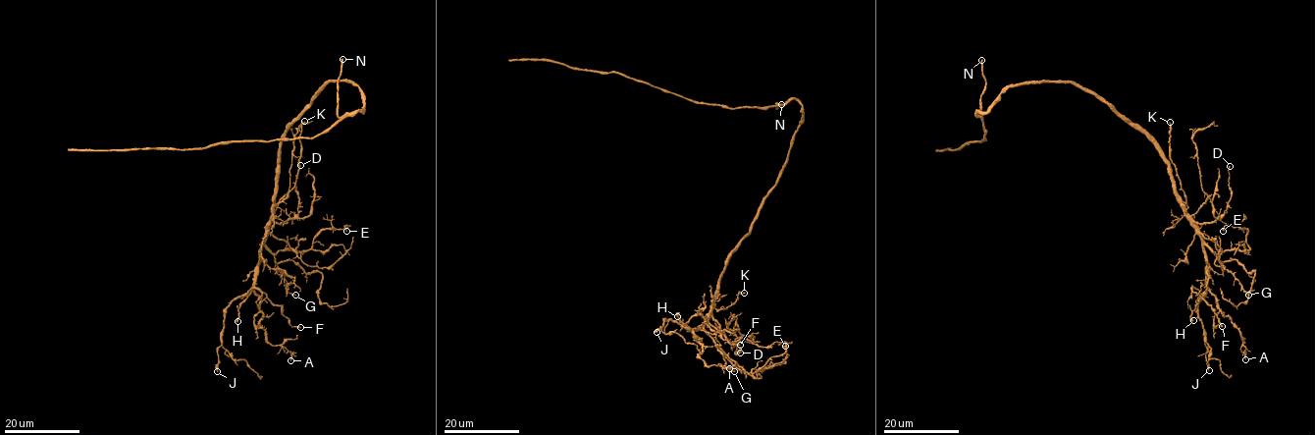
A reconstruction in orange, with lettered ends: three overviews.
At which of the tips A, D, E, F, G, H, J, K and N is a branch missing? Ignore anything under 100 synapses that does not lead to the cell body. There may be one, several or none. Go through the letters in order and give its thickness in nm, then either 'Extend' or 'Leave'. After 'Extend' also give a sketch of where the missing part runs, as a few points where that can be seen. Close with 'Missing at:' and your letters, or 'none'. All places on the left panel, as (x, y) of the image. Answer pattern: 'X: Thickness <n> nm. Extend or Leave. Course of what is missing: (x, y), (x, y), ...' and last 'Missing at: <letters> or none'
A: Thickness 110 nm. Leave
D: Thickness 110 nm. Leave
E: Thickness 130 nm. Leave
F: Thickness 170 nm. Leave
G: Thickness 240 nm. Leave
H: Thickness 400 nm. Leave
J: Thickness 340 nm. Leave
K: Thickness 160 nm. Leave
N: Thickness 240 nm. Extend
Missing at: N

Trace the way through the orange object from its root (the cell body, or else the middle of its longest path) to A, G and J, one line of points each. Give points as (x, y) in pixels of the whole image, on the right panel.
A: (1069, 82), (1107, 101), (1168, 165), (1173, 192), (1200, 238), (1208, 290), (1238, 330), (1245, 359)
G: (1069, 82), (1107, 101), (1154, 145), (1168, 165), (1173, 192), (1180, 199), (1184, 215), (1221, 266), (1248, 295)
J: (1069, 82), (1107, 101), (1168, 165), (1173, 192), (1204, 251), (1206, 291), (1197, 311), (1209, 370)

